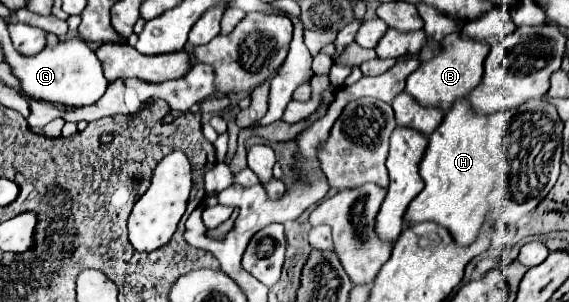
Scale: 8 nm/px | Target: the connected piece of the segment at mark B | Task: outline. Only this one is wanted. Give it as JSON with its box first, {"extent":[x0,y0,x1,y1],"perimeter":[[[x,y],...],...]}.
{"extent":[405,35,491,113],"perimeter":[[[447,35],[441,41],[441,45],[443,45],[443,51],[437,57],[433,57],[431,61],[423,61],[421,67],[407,77],[405,93],[409,93],[419,105],[437,107],[447,113],[457,99],[467,97],[471,89],[475,89],[481,83],[483,61],[489,55],[491,45],[473,41],[473,39],[463,39],[457,35]]]}

